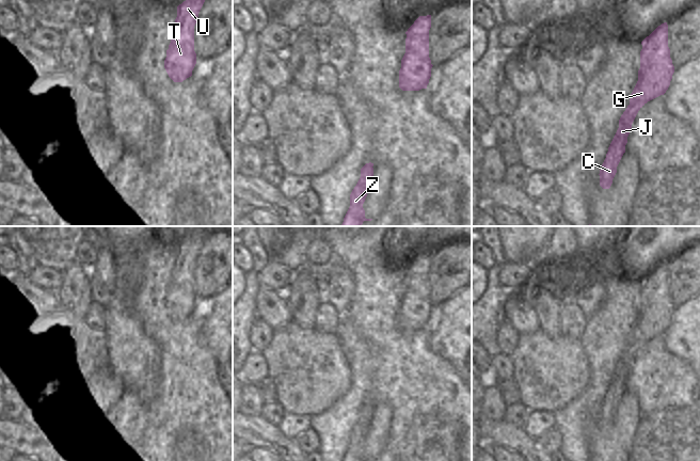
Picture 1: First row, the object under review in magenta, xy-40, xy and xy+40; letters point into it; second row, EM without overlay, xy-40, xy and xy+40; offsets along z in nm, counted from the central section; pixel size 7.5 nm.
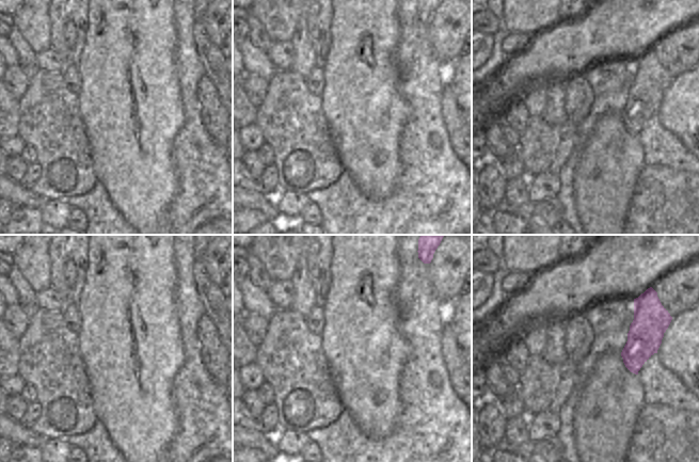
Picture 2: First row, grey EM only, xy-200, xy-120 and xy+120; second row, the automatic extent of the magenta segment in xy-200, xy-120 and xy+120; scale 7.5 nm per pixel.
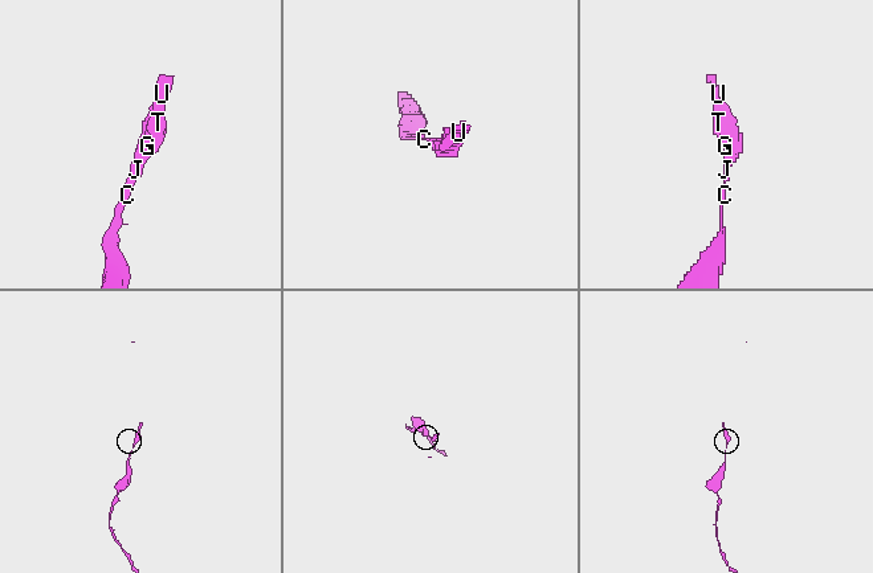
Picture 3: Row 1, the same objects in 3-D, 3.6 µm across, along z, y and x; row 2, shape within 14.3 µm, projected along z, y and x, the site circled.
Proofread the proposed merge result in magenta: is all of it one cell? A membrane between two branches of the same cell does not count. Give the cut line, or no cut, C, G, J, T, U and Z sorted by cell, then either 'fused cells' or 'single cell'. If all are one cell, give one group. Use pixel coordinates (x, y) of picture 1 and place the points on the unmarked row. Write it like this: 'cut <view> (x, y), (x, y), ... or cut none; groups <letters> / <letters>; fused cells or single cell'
cut none; groups C G J T U Z; single cell

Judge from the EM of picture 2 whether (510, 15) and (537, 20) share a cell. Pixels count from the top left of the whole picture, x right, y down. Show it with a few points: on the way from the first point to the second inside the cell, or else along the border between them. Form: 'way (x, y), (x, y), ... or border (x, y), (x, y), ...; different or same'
way (517, 15), (530, 15); same

